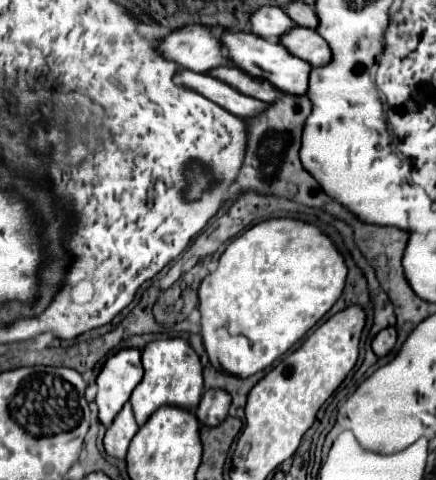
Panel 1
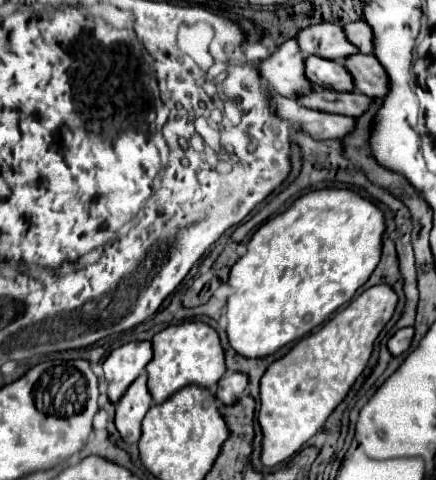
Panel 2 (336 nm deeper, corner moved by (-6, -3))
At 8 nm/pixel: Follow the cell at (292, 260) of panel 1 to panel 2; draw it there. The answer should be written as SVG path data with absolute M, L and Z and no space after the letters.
M349 190L303 194L289 210L265 222L249 240L247 254L235 262L229 274L231 296L227 298L225 316L231 348L245 358L265 358L323 324L369 280L381 256L383 230L383 212Z

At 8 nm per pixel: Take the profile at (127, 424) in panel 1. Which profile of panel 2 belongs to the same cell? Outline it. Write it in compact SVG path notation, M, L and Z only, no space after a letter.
M143 372L131 384L131 388L127 388L123 398L119 400L117 414L115 414L115 426L117 426L121 438L127 444L137 444L139 442L141 420L145 418L151 404L153 404L153 400L151 400L151 394L147 390L147 374Z

